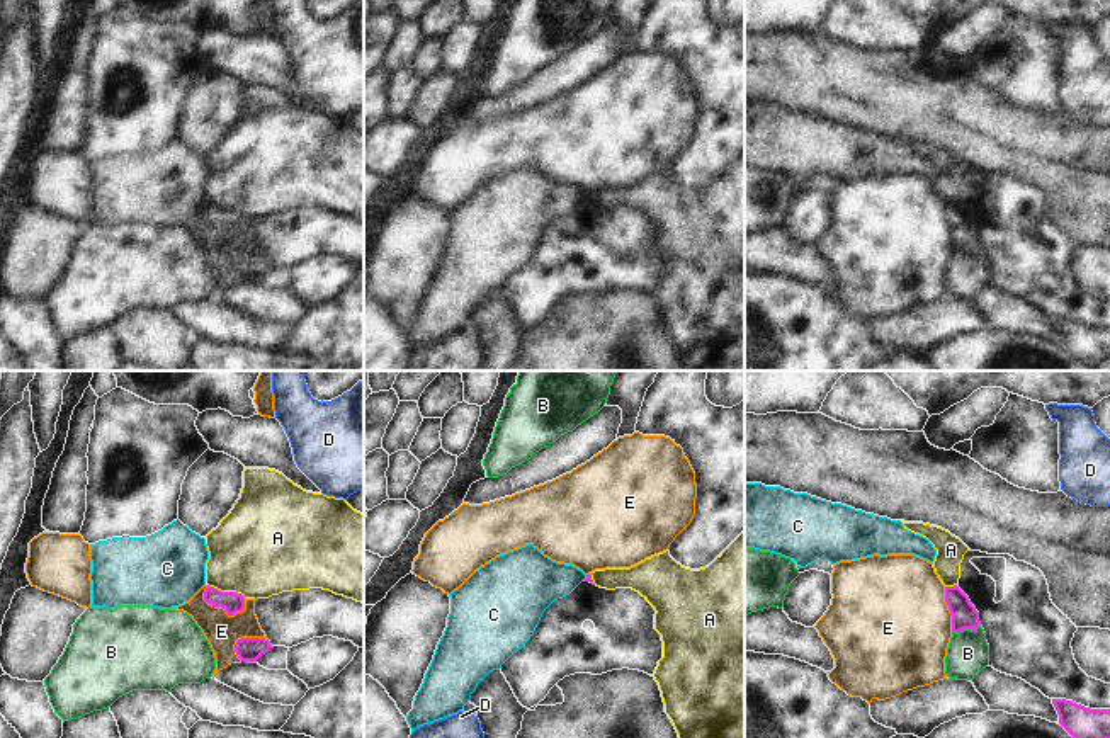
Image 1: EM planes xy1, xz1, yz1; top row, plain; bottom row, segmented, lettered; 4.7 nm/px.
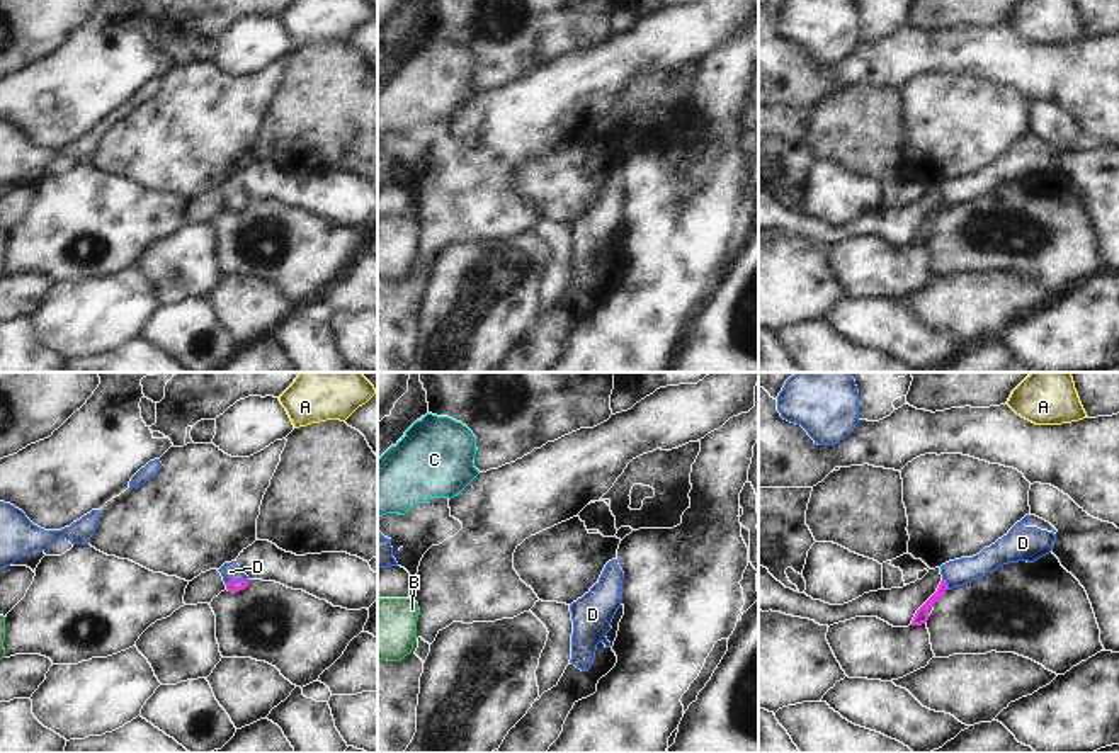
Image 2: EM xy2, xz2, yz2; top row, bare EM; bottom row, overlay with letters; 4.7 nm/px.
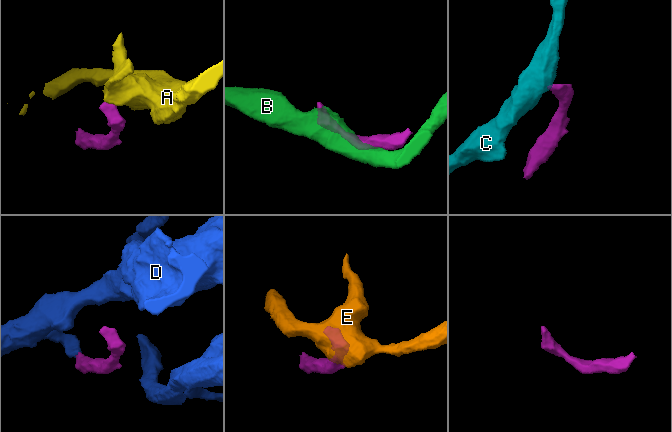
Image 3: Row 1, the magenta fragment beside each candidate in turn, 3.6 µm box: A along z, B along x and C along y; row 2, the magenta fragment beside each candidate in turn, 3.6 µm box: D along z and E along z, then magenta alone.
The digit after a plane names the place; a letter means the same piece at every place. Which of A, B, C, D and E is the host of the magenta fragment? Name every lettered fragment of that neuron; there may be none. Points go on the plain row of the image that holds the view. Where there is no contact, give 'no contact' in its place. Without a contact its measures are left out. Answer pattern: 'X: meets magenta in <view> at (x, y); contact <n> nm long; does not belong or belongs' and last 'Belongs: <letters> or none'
A: meets magenta in xy1 at (226, 211); contact 200 nm long; does not belong
B: meets magenta in yz1 at (966, 247); contact 140 nm long; does not belong
C: meets magenta in xz1 at (585, 198); contact 40 nm long; does not belong
D: meets magenta in xy2 at (237, 199); contact 110 nm long; belongs
E: meets magenta in xy1 at (218, 225); contact 220 nm long; does not belong
Belongs: D

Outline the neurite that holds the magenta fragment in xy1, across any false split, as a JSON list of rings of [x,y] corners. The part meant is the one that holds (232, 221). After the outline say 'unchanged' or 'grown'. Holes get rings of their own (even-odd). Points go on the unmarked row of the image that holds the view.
[[[207,204],[204,219],[214,226],[223,226],[228,235],[245,230],[245,216],[236,211],[221,211]]]; unchanged

